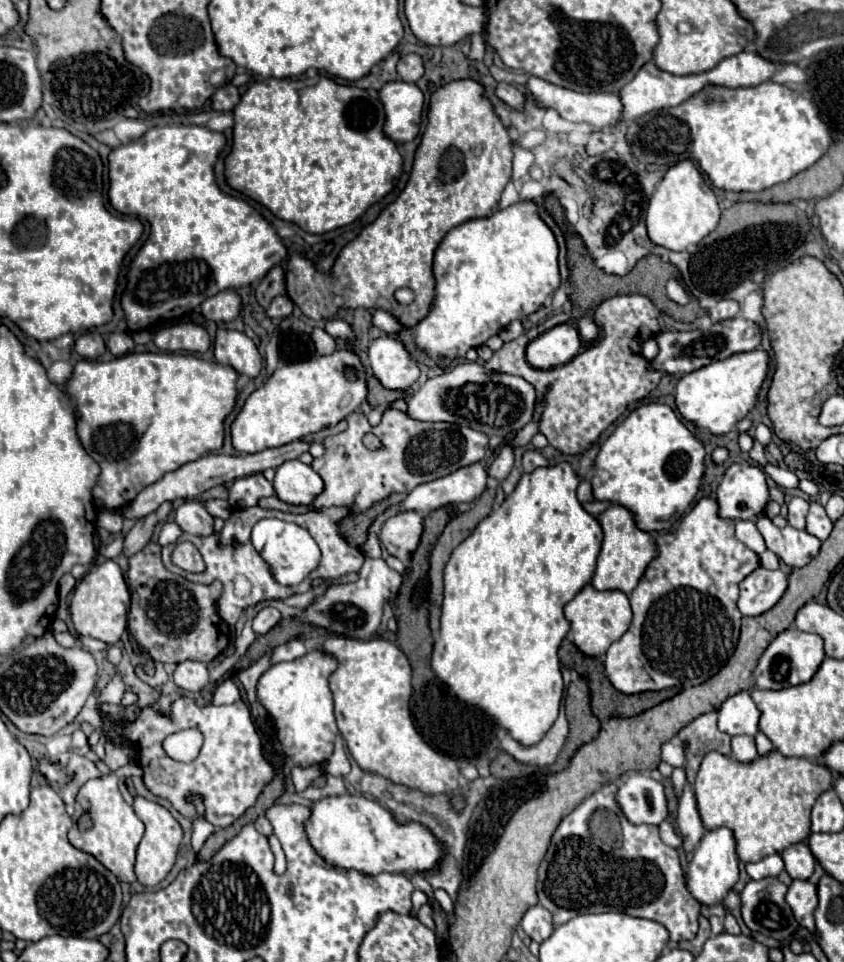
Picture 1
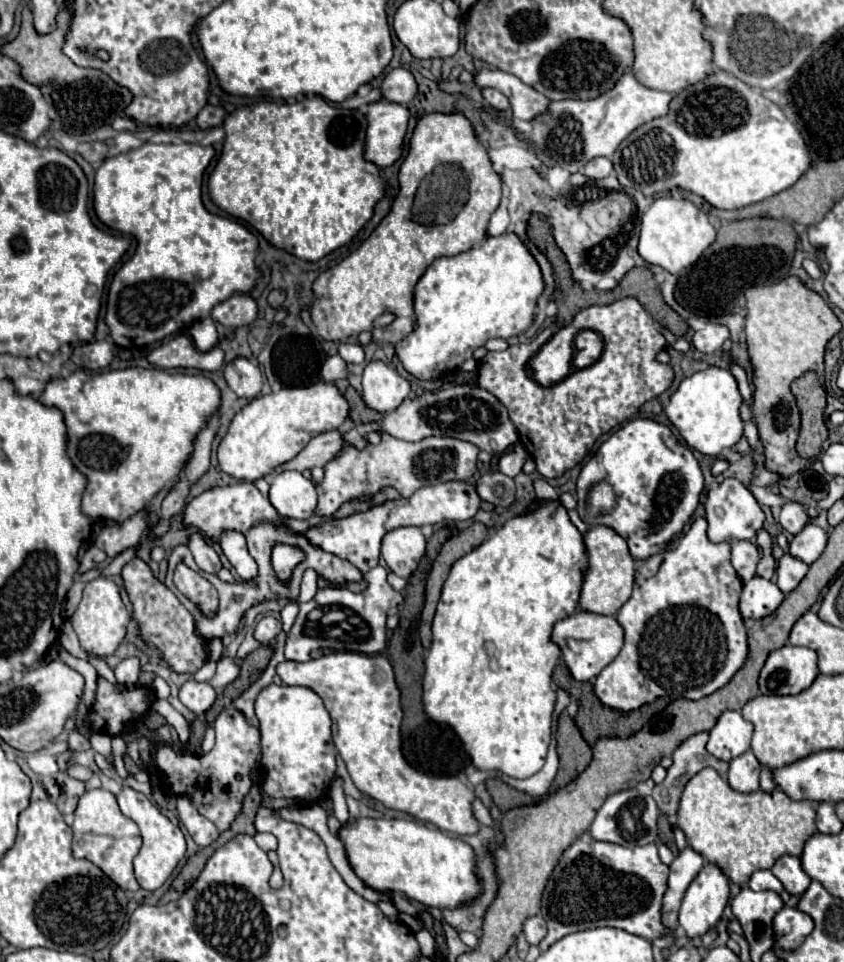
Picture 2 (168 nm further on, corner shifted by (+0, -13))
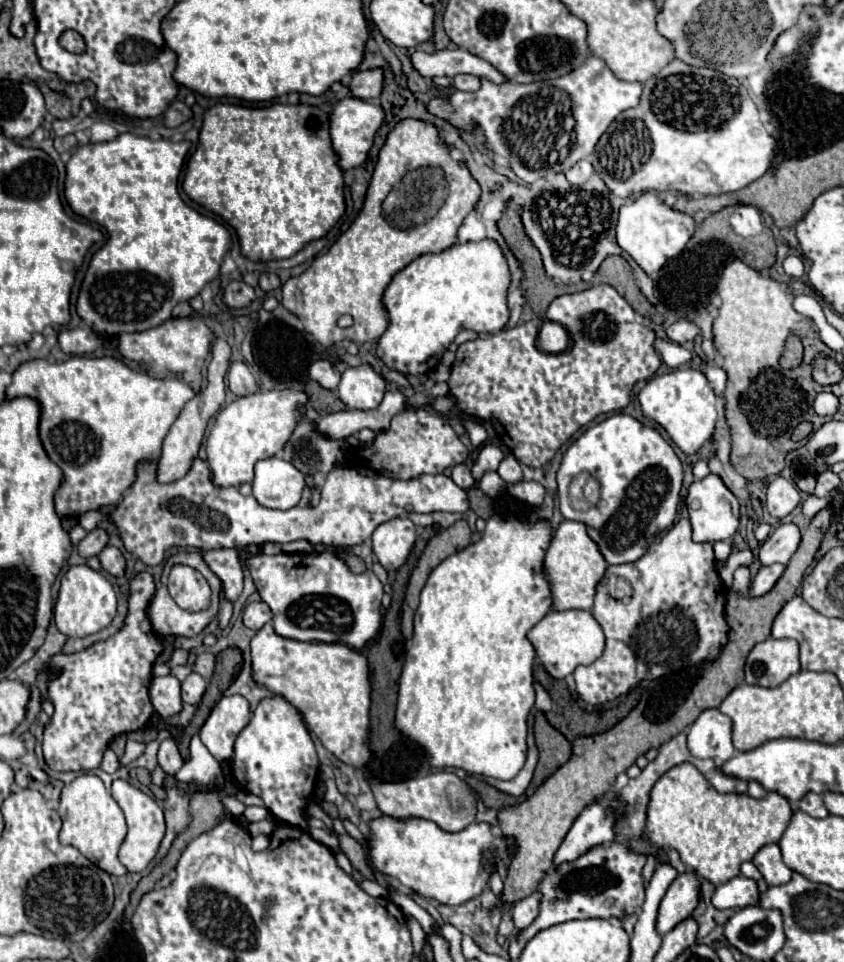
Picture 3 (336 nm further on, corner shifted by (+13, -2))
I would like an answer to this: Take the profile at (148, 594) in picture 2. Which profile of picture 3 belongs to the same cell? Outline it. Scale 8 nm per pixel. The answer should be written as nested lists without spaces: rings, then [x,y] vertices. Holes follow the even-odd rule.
[[[106,546],[98,554],[98,558],[100,558],[100,564],[102,564],[102,568],[106,572],[110,572],[114,576],[124,576],[124,556],[122,556],[122,552],[118,548]]]

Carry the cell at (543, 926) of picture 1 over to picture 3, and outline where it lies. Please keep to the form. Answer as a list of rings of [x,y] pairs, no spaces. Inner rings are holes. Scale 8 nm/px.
[[[532,892],[528,898],[522,898],[512,906],[512,920],[518,930],[528,928],[540,912],[540,892]]]

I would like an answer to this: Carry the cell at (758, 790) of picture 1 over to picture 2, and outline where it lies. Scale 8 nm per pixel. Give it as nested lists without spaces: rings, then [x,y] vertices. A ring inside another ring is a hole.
[[[701,769],[681,795],[675,823],[685,831],[687,843],[709,863],[717,863],[723,873],[745,885],[759,869],[771,869],[783,855],[799,857],[805,841],[817,833],[815,803],[795,801],[779,787],[773,793],[757,789],[753,793],[737,793],[715,769]]]

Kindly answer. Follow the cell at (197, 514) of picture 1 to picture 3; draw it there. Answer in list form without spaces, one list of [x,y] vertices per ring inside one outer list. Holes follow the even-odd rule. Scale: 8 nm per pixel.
[[[244,546],[244,548],[224,548],[224,550],[210,550],[204,552],[204,560],[210,570],[222,580],[222,592],[228,602],[236,602],[242,592],[244,580],[244,564],[242,556],[256,556],[260,554],[260,546]]]

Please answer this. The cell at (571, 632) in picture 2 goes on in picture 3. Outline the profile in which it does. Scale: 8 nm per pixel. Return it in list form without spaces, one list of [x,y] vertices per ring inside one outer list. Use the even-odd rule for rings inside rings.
[[[550,610],[528,632],[526,638],[534,646],[536,656],[544,666],[544,670],[556,680],[570,676],[580,664],[592,664],[604,652],[604,632],[600,630],[598,622],[592,618],[588,610],[564,610],[564,612]]]

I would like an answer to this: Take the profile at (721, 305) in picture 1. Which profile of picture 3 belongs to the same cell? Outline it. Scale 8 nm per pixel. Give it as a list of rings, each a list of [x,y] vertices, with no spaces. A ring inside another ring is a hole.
[[[680,320],[680,322],[676,322],[676,324],[672,324],[672,326],[666,328],[668,340],[672,340],[672,342],[676,342],[676,344],[690,342],[690,340],[694,340],[698,334],[700,334],[700,328],[698,328],[696,324],[692,324],[692,322],[686,322],[686,320]]]

